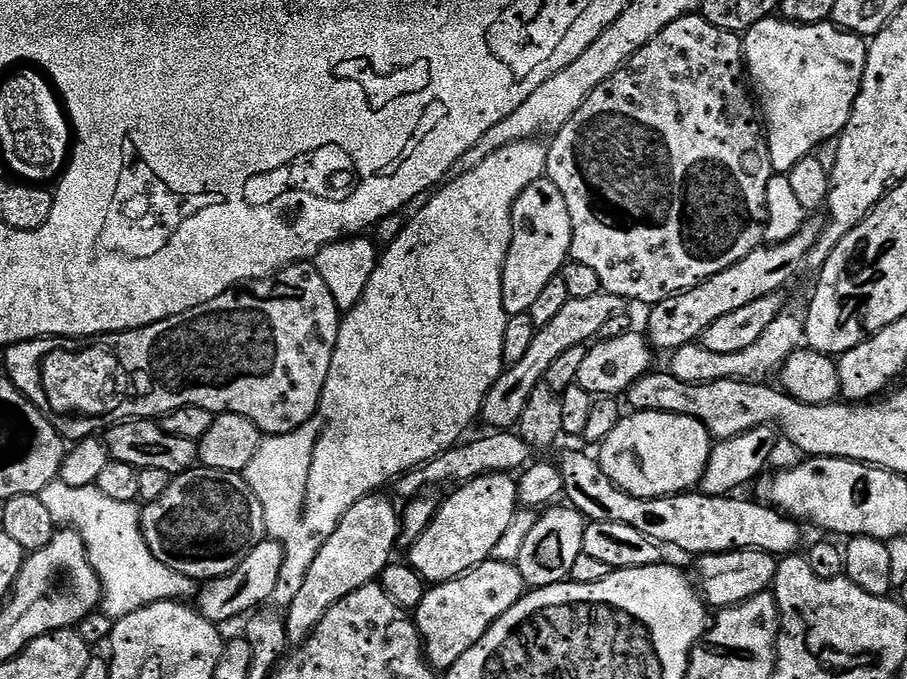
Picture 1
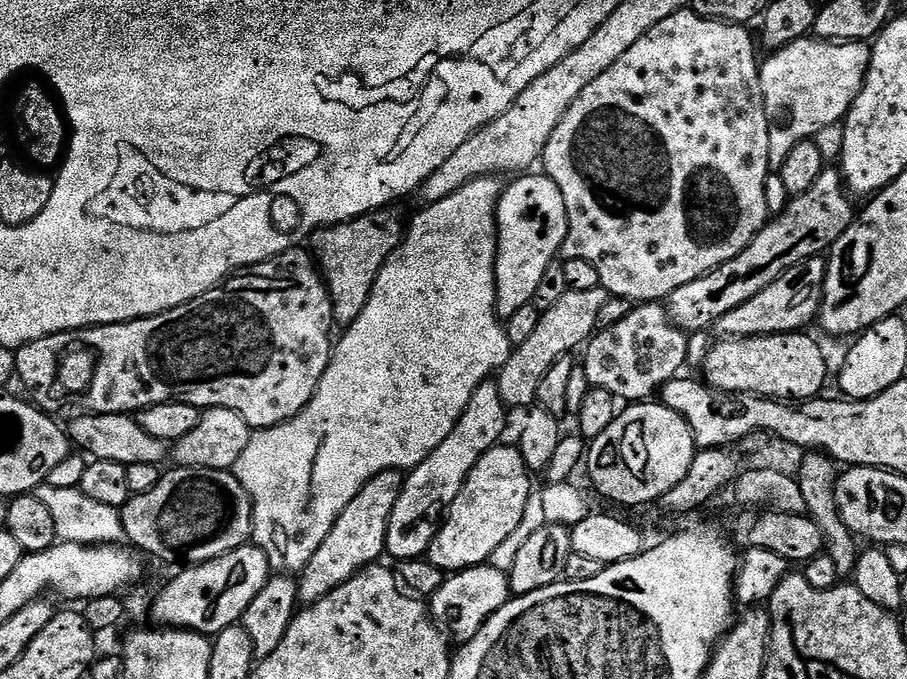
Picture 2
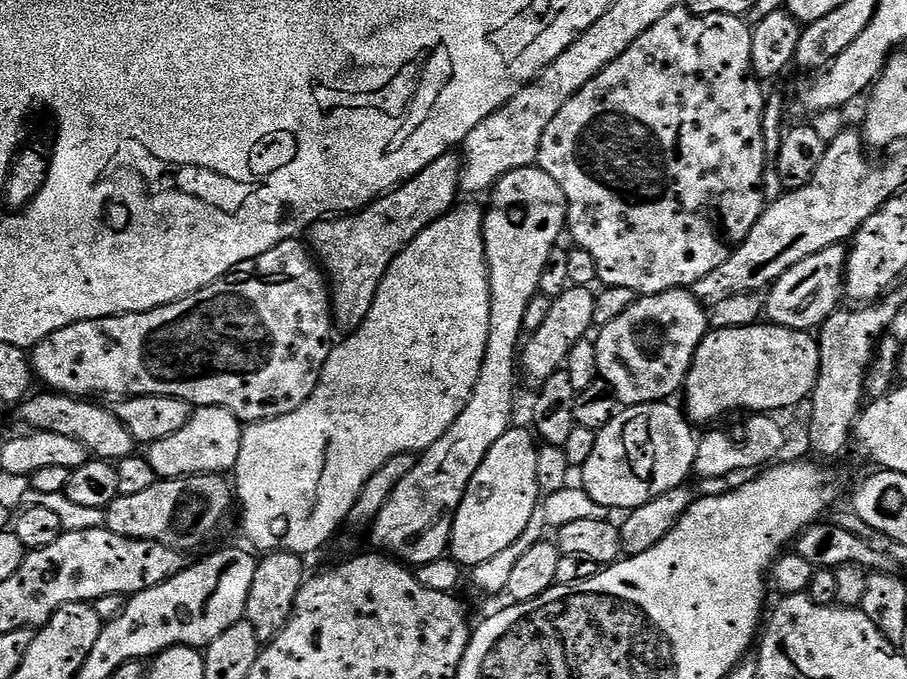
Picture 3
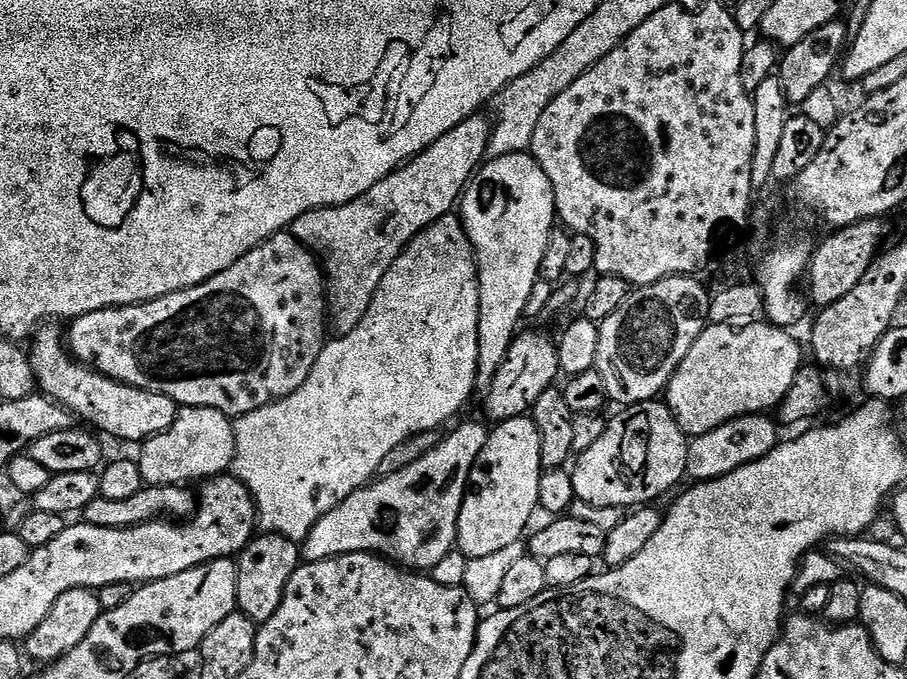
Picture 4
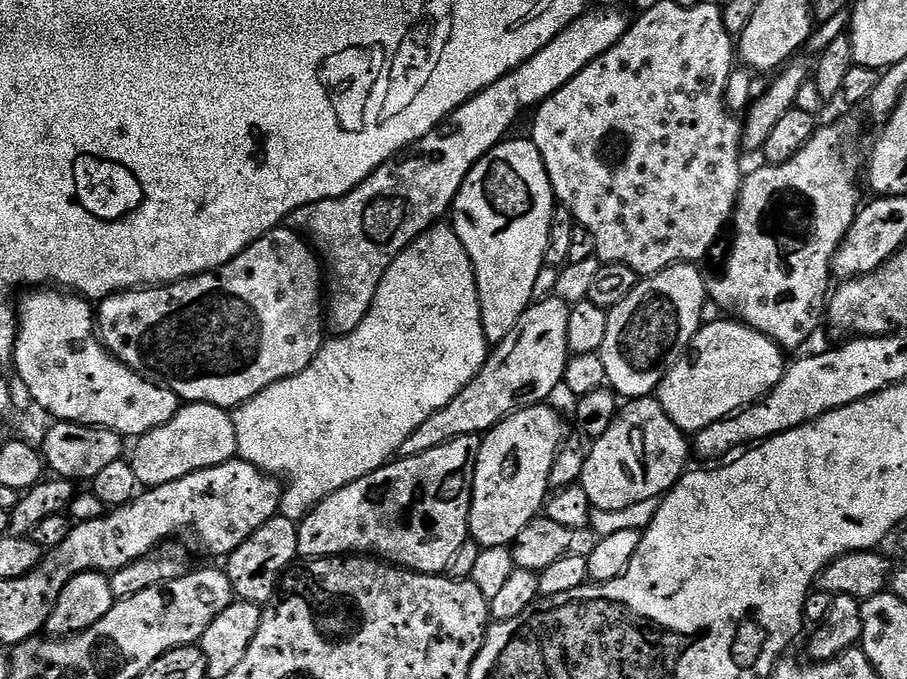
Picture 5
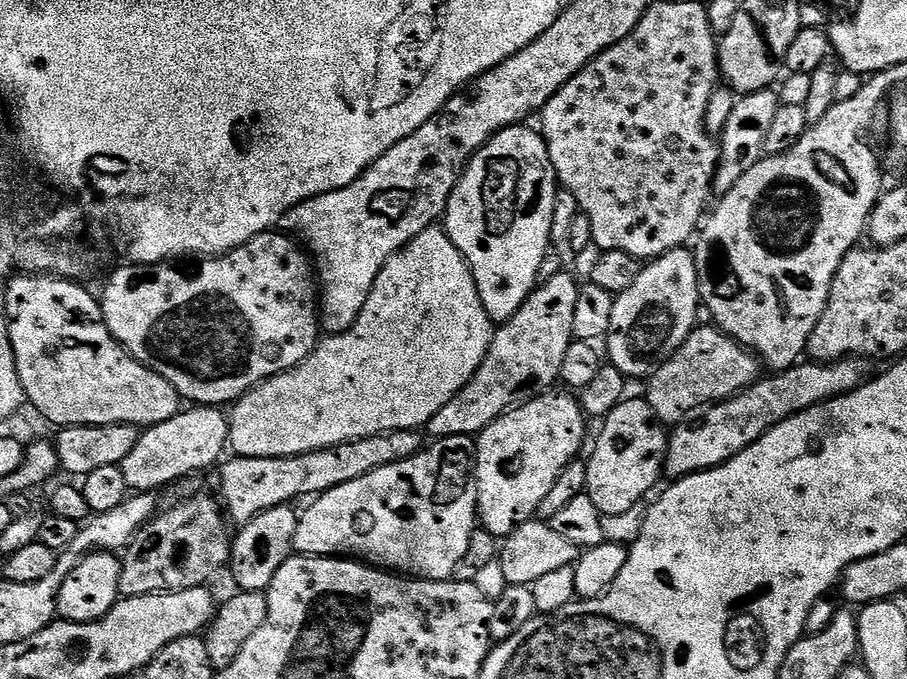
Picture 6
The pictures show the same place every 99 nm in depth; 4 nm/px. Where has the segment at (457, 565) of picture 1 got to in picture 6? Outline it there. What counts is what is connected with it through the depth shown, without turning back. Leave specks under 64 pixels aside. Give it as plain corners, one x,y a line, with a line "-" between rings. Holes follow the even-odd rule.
543,391
532,399
525,400
523,404
508,409
475,437
478,520
494,537
509,536
518,525
533,519
538,505
546,499
547,492
554,487
554,482
558,482
568,463
581,455
580,447
584,444
589,424
584,415
584,407
571,391
556,391

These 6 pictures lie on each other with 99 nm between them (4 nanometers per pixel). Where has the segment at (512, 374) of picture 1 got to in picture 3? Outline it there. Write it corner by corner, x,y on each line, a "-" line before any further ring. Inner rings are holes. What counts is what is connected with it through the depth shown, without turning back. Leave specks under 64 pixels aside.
573,286
552,301
549,317
536,332
531,333
520,350
521,373
534,388
540,387
550,374
561,371
568,363
570,350
589,335
588,331
593,331
596,297
597,293
591,287

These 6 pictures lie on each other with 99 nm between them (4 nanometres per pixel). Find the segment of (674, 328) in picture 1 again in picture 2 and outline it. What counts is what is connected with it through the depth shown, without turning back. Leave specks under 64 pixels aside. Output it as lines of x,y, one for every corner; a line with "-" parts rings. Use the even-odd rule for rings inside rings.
825,167
818,182
814,182
806,194
791,197
785,211
769,219
742,254
713,272
707,272
700,280
678,286
678,290
668,296
666,307
672,321
689,334
711,329
722,314
730,314
734,306
750,302
758,290
766,290
770,282
782,278
782,274
798,266
798,262
827,253
854,222
851,199
853,197
846,191
841,173
835,167

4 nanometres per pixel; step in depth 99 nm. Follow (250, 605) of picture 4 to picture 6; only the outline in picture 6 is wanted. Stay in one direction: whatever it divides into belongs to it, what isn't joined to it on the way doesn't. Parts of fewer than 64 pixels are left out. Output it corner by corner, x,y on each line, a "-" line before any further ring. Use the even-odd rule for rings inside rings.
292,504
276,505
268,510
262,510
250,522
246,522
231,537
232,551
230,553
230,569
232,580
241,592
267,593
274,574
293,555
294,534
298,530
300,517

